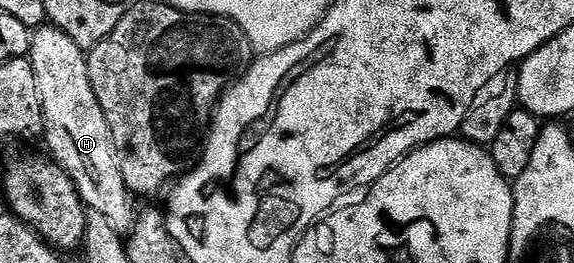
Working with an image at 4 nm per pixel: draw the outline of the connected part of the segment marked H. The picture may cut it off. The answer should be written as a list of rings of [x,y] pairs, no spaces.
[[[44,25],[31,36],[29,58],[41,89],[41,127],[44,132],[47,130],[50,154],[73,179],[84,206],[101,213],[120,234],[130,234],[137,209],[121,173],[117,145],[113,145],[109,121],[105,121],[105,113],[89,81],[89,65],[84,48],[79,47],[77,41],[73,41],[73,37],[66,35],[60,27]]]

